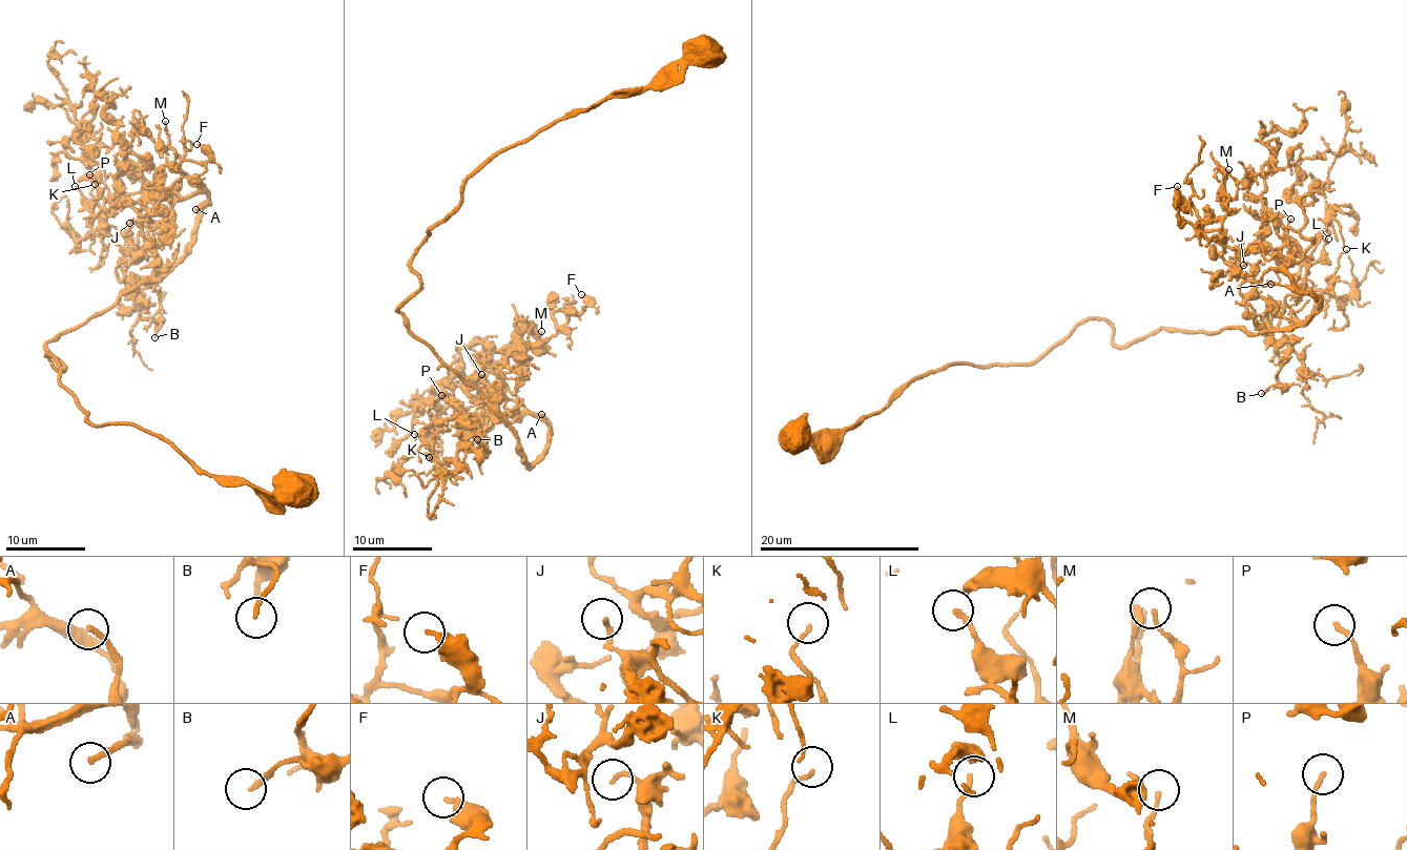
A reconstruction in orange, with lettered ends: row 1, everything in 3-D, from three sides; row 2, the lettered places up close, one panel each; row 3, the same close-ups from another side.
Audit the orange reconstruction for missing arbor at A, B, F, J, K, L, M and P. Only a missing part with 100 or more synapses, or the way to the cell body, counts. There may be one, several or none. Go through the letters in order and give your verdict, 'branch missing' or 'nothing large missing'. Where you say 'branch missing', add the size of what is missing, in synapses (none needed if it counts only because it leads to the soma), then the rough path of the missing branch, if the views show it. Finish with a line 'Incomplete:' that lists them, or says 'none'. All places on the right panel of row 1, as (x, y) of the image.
A: nothing large missing
B: nothing large missing
F: nothing large missing
J: nothing large missing
K: nothing large missing
L: nothing large missing
M: nothing large missing
P: nothing large missing
Incomplete: none

